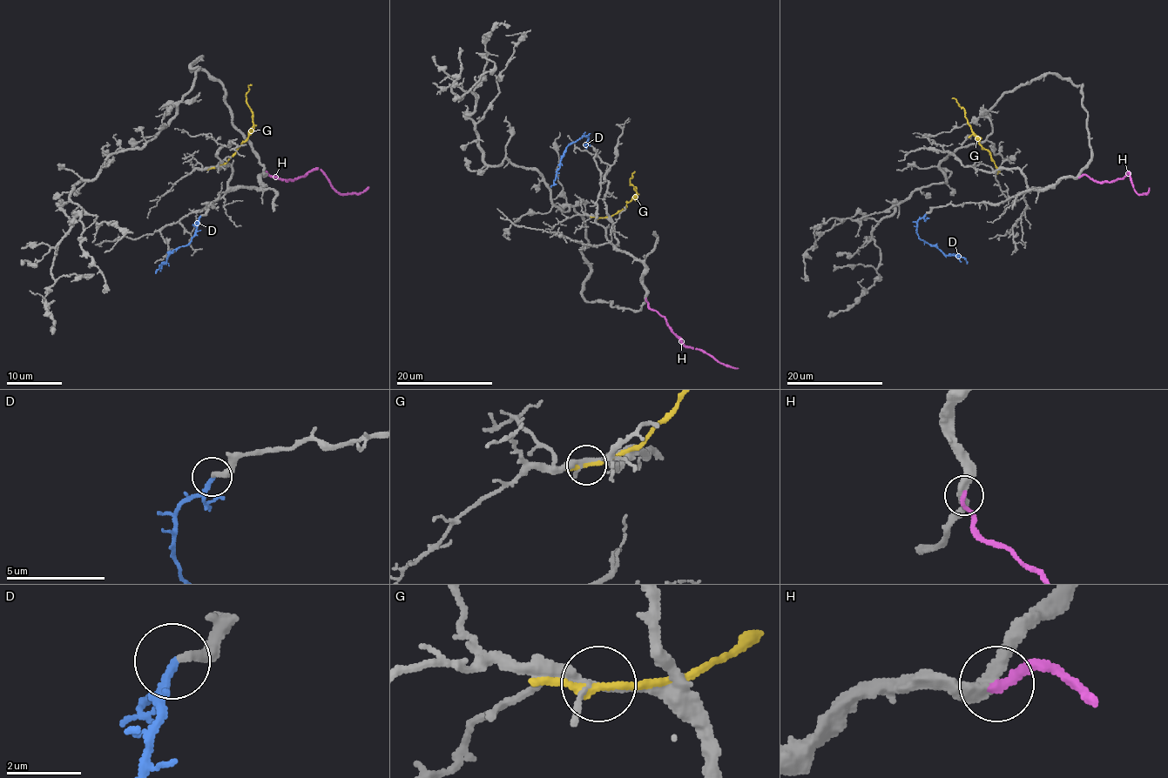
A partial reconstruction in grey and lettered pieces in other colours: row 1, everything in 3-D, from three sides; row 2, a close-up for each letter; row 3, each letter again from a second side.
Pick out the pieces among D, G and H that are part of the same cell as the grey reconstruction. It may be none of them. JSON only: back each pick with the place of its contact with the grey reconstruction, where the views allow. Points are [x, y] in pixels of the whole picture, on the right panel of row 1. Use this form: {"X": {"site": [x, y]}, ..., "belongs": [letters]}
{"D": {"site": [926, 213]}, "H": {"site": [1078, 177]}, "belongs": ["D", "H"]}

